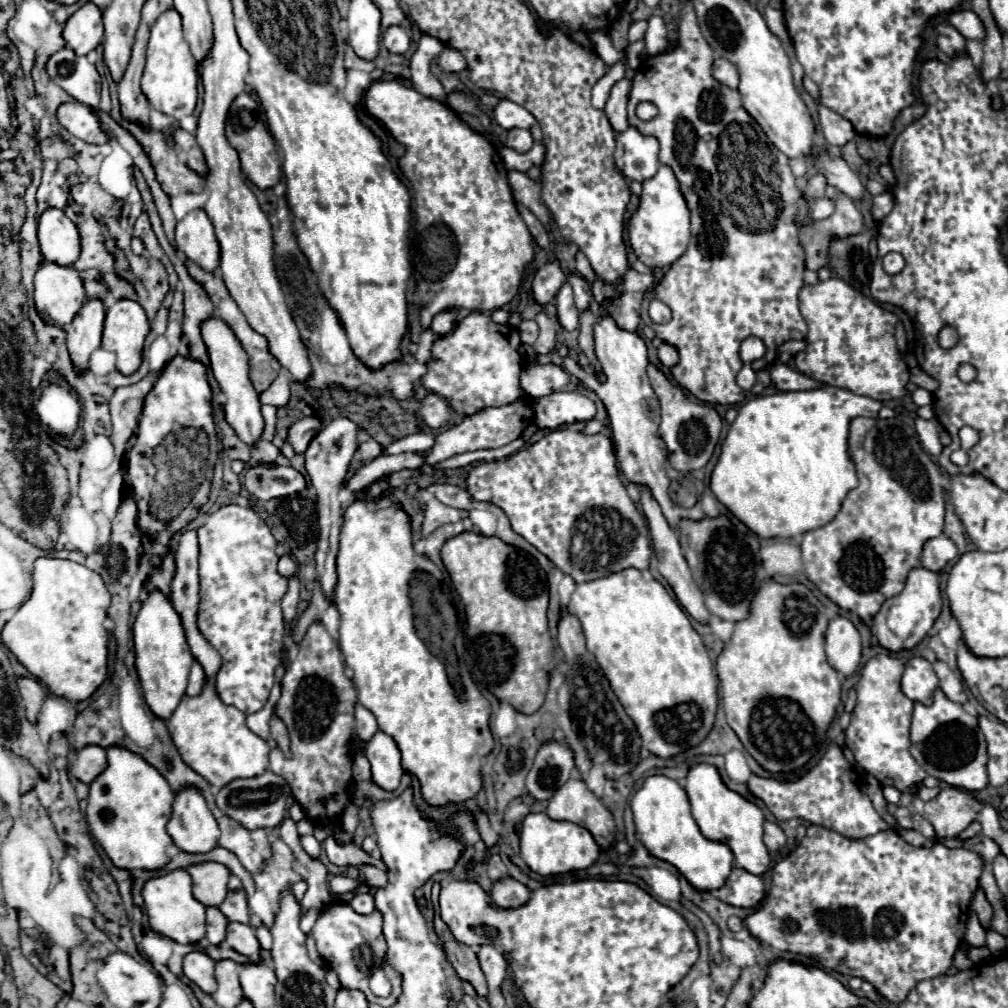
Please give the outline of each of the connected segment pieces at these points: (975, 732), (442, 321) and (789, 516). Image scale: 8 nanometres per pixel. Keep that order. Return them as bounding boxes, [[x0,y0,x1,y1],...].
[[910,689,988,791],[430,311,456,335],[710,385,882,537]]

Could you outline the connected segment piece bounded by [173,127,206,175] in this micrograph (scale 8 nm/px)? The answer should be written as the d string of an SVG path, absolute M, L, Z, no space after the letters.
M180 127L174 129L174 151L183 163L186 163L190 169L196 173L206 173L206 163L200 145L196 143L196 137Z

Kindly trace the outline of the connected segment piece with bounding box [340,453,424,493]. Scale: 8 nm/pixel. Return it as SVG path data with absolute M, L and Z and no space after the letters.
M400 453L400 455L380 455L374 461L362 465L352 477L348 477L346 481L342 481L342 489L358 493L364 487L368 487L370 483L374 483L376 479L400 471L400 469L416 469L424 463L424 459L418 453Z

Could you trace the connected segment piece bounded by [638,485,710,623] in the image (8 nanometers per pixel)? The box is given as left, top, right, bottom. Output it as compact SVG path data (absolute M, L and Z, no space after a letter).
M638 485L638 491L640 491L640 505L642 505L642 511L644 511L646 521L648 521L648 527L650 527L654 553L656 553L658 563L660 563L658 571L660 571L662 577L672 585L672 589L674 589L674 593L676 593L680 605L686 609L686 613L692 615L692 617L694 617L696 621L700 621L700 623L708 623L710 611L708 611L706 605L704 605L702 591L696 587L696 583L694 583L694 579L692 579L692 575L690 575L690 571L688 571L688 563L686 563L686 559L684 559L684 555L682 555L682 549L680 549L680 543L678 543L676 531L674 531L674 529L668 525L668 521L664 519L664 513L662 513L660 505L656 503L652 491L648 491L648 487L644 487L644 485Z

